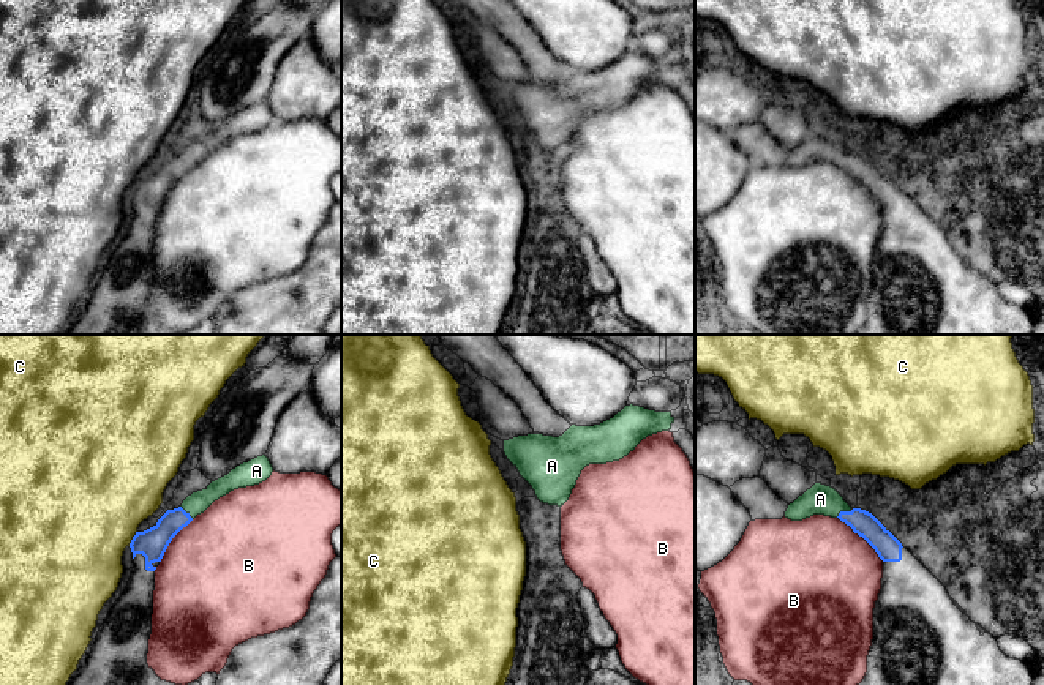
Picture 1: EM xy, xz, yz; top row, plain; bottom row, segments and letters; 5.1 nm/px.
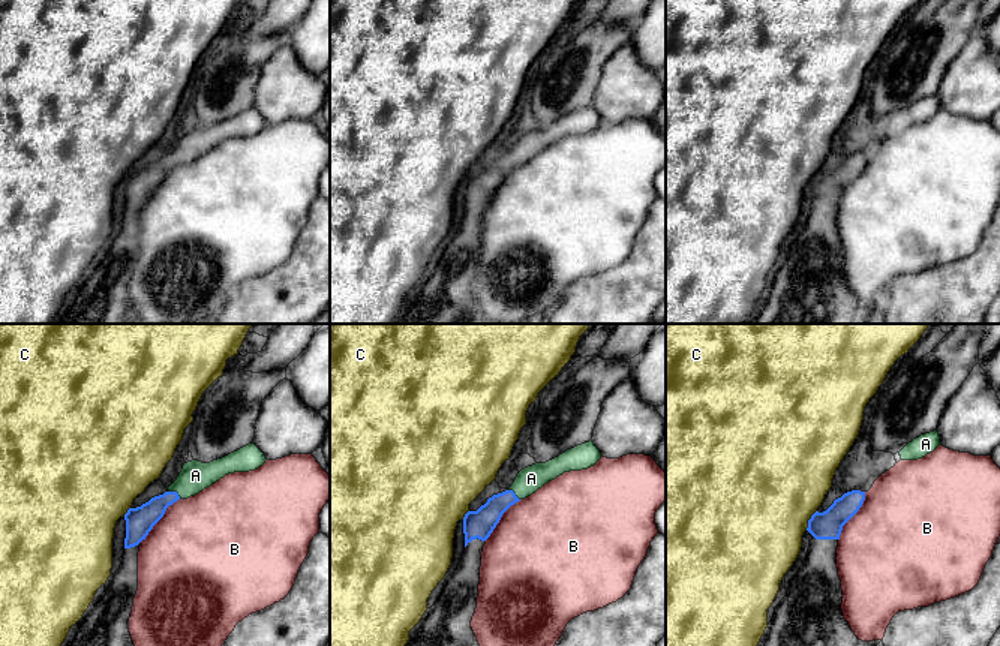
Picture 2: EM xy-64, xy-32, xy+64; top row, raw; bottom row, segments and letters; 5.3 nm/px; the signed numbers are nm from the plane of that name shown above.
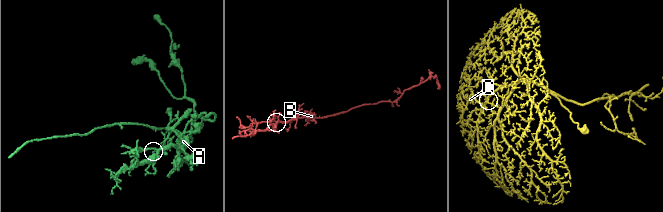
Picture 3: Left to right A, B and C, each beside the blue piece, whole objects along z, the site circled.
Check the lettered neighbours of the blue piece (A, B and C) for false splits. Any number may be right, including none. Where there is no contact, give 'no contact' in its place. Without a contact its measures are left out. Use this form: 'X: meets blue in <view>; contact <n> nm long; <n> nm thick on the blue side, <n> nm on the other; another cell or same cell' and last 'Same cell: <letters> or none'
A: meets blue in xy; contact 100 nm long; 160 nm thick on the blue side, 110 nm on the other; same cell
B: meets blue in yz; contact 340 nm long; 130 nm thick on the blue side, 480 nm on the other; another cell
C: meets blue in xy; contact 90 nm long; 160 nm thick on the blue side, 480 nm on the other; another cell
Same cell: A

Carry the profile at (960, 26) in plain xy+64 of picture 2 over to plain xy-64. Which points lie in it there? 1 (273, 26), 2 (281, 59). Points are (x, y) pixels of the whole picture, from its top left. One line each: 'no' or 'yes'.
1: yes
2: no

